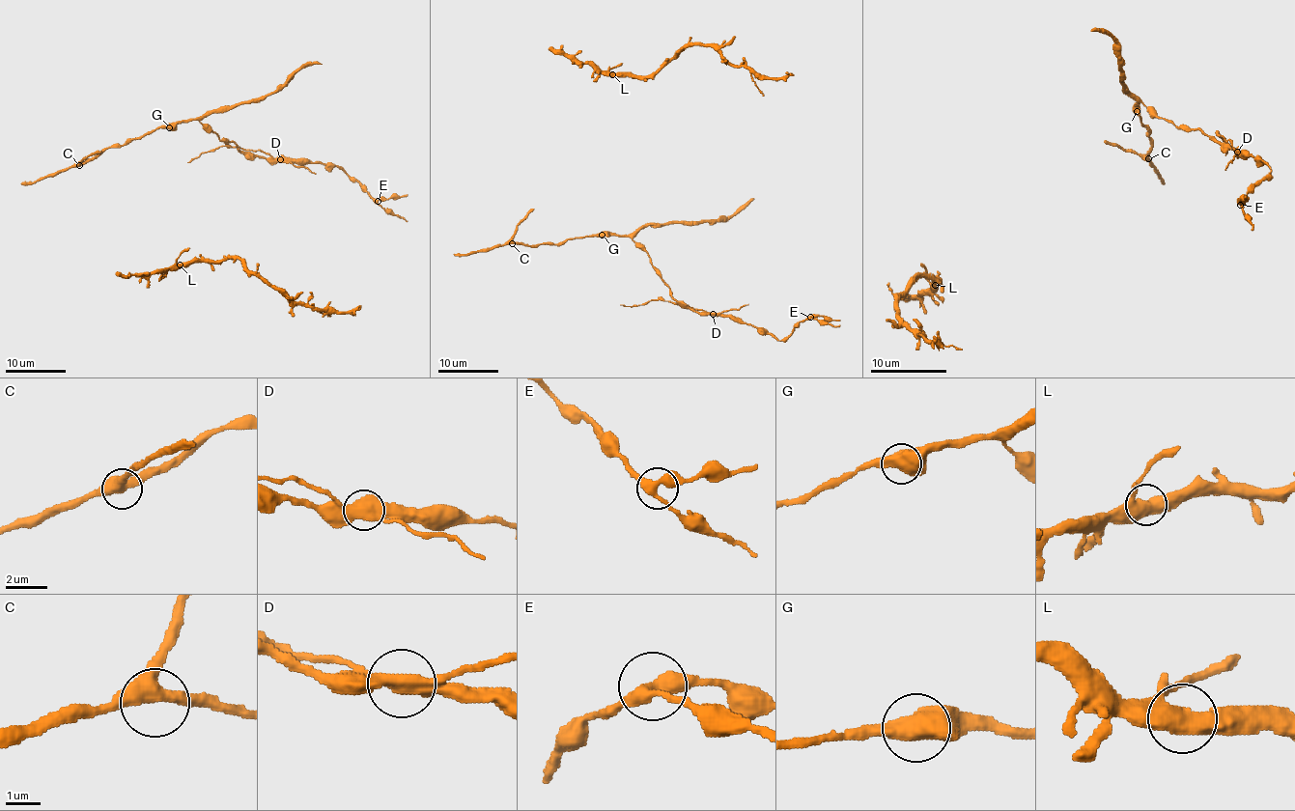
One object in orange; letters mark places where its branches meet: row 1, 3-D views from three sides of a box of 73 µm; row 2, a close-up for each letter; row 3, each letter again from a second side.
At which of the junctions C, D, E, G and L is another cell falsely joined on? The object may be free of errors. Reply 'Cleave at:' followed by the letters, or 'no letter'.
Cleave at: D

